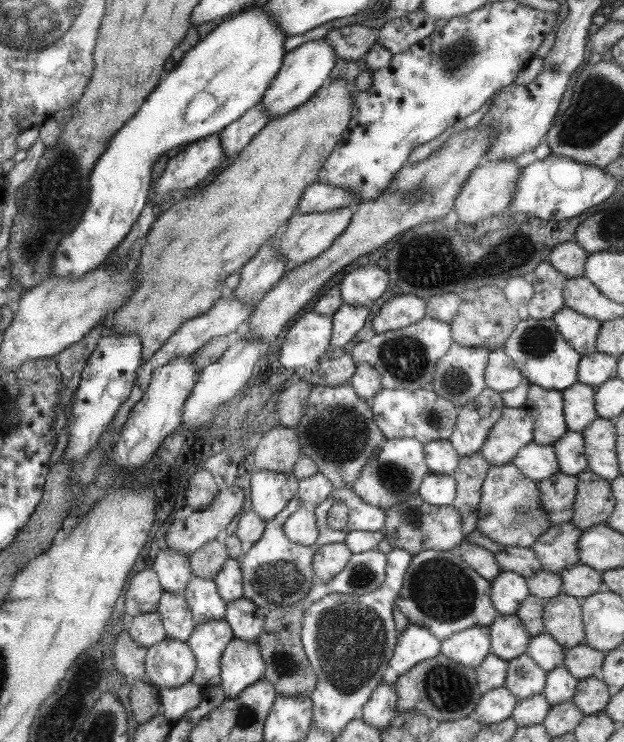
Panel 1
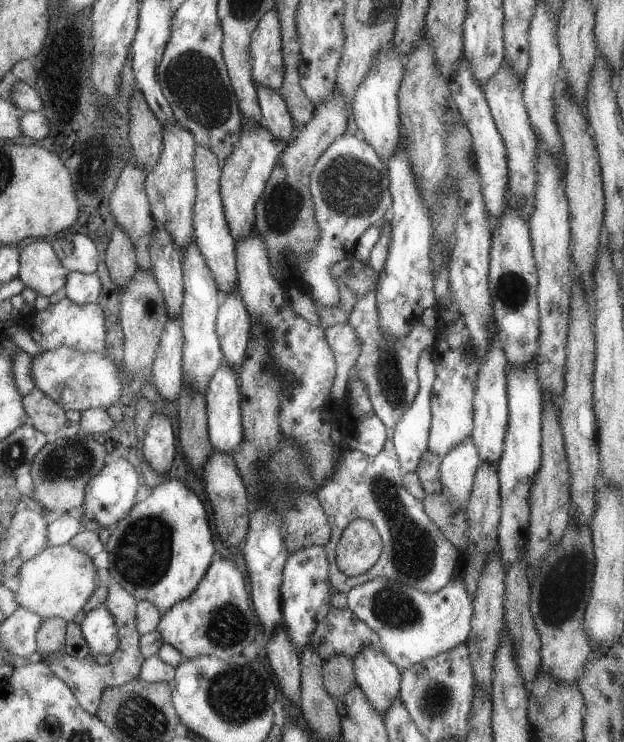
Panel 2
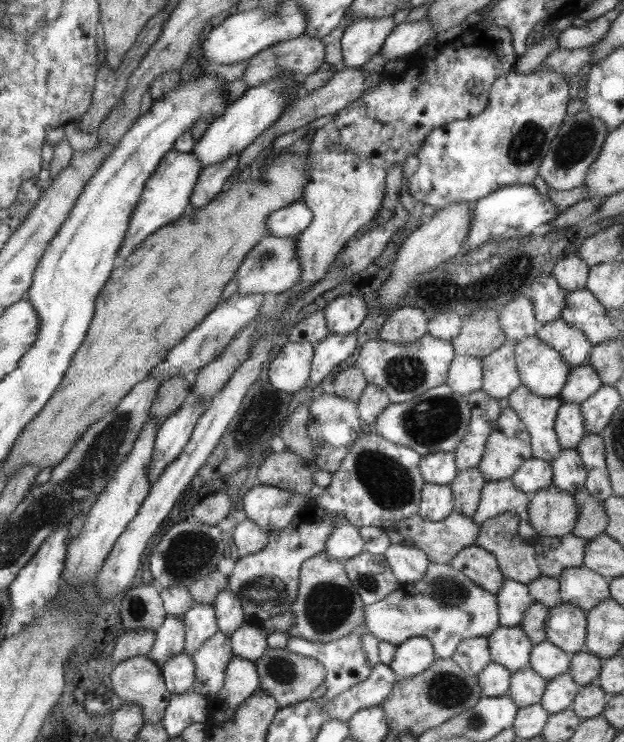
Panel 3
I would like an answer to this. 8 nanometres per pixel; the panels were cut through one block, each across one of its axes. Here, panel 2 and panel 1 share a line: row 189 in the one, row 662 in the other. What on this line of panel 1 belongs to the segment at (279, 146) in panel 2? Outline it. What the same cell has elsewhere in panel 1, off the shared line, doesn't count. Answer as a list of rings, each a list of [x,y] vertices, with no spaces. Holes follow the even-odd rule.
[[[235,638],[223,652],[221,688],[225,698],[235,700],[247,686],[259,682],[267,670],[257,640]]]

